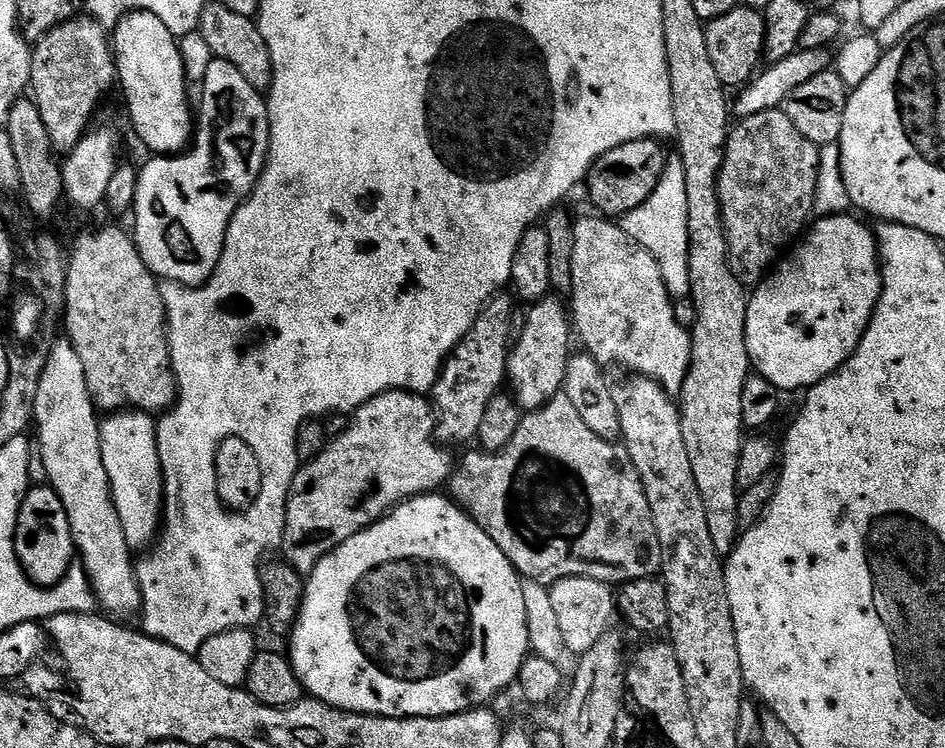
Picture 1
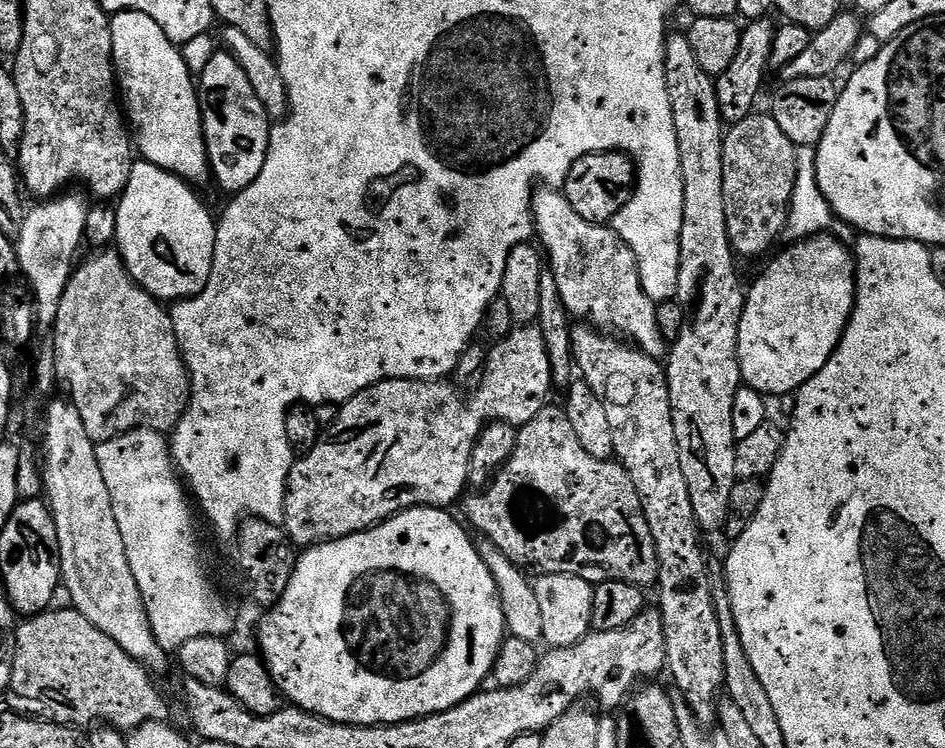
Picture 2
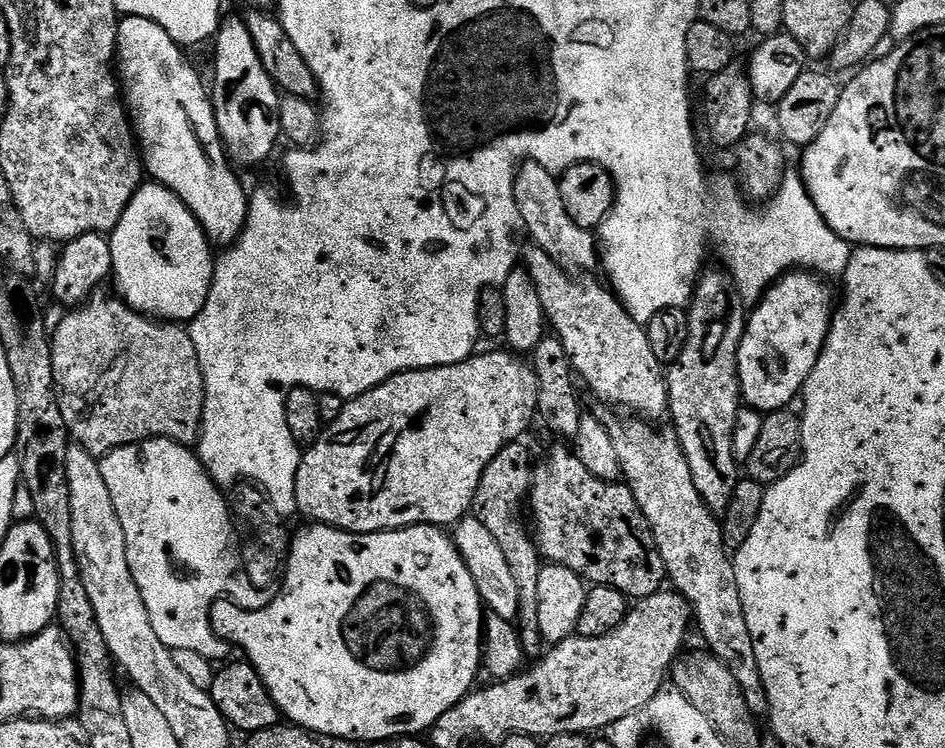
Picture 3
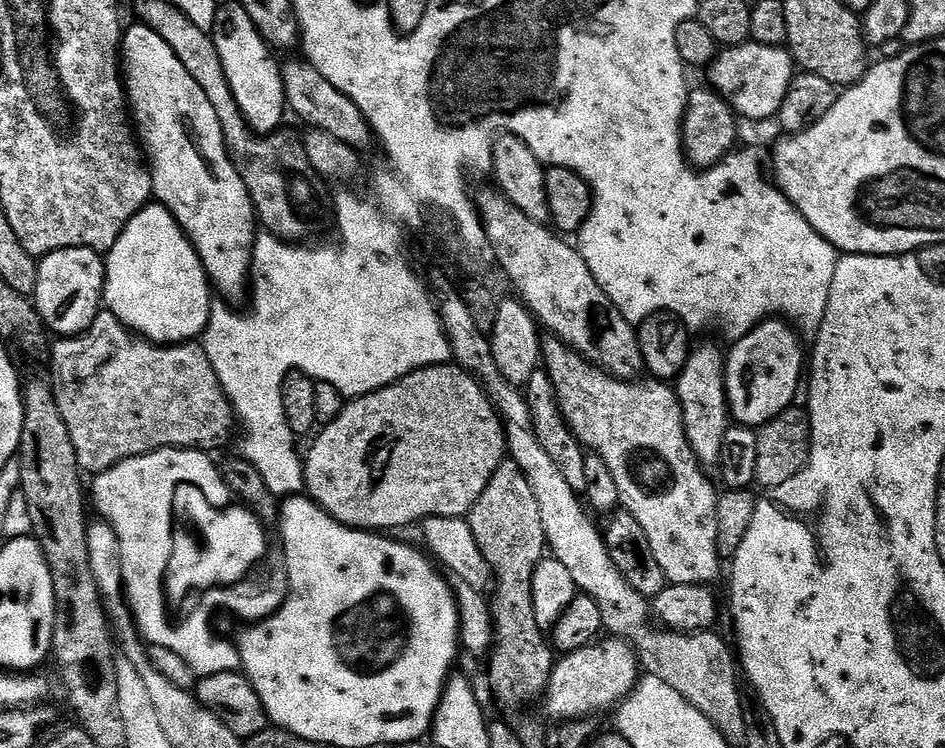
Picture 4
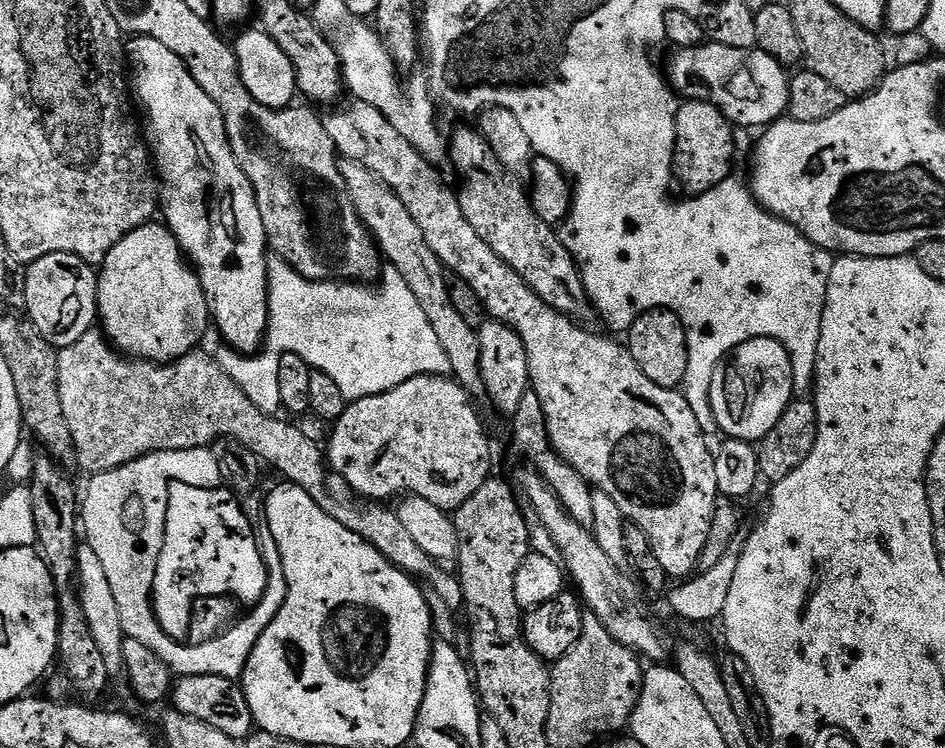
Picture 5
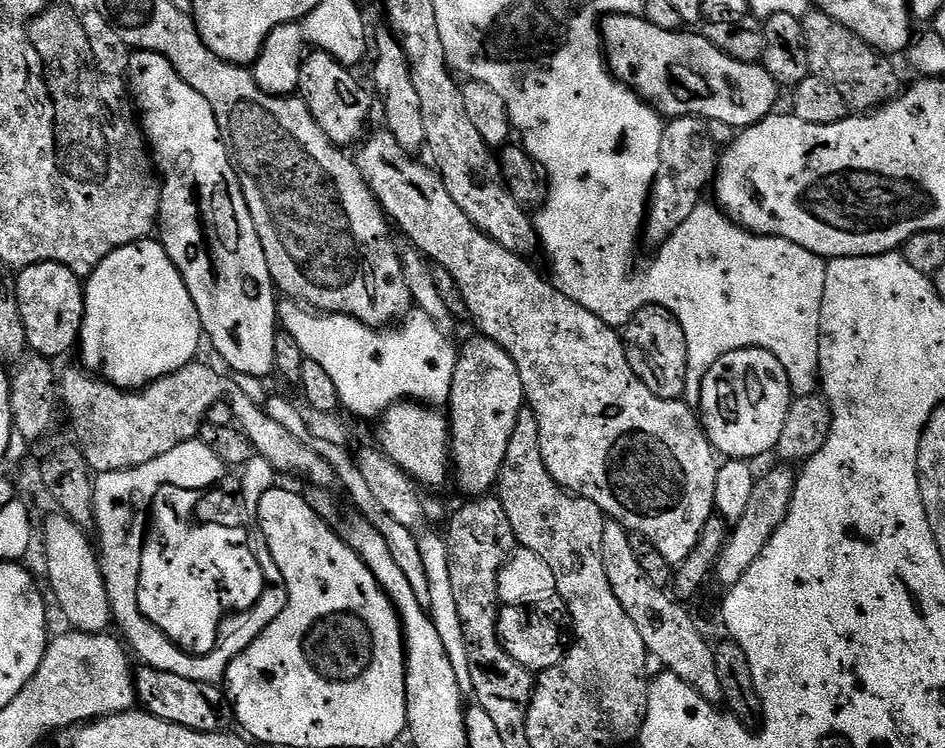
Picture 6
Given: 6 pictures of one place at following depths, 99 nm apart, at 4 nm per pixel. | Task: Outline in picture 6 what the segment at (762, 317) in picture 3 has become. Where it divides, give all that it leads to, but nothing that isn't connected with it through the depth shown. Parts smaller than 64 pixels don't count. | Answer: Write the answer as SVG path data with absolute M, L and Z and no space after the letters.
M743 348L710 366L702 382L698 415L704 433L721 457L752 462L755 456L771 453L778 438L782 438L782 426L793 399L782 362L761 348Z

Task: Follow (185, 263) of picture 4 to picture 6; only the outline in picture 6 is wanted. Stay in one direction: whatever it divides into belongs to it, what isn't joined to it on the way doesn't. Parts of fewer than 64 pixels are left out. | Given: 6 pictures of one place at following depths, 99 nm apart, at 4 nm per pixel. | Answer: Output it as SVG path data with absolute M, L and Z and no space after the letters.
M159 239L139 240L130 246L122 246L118 250L114 250L93 270L91 276L87 277L84 286L84 321L78 341L78 353L80 352L81 358L84 359L82 361L83 367L108 384L125 390L139 390L147 384L166 378L170 374L182 370L182 366L193 363L197 359L196 351L200 348L200 340L202 344L202 329L198 318L198 310L194 306L194 298L190 298L190 290L186 290L186 282L182 278L182 274L176 269L174 262L170 262L170 258L161 246Z

